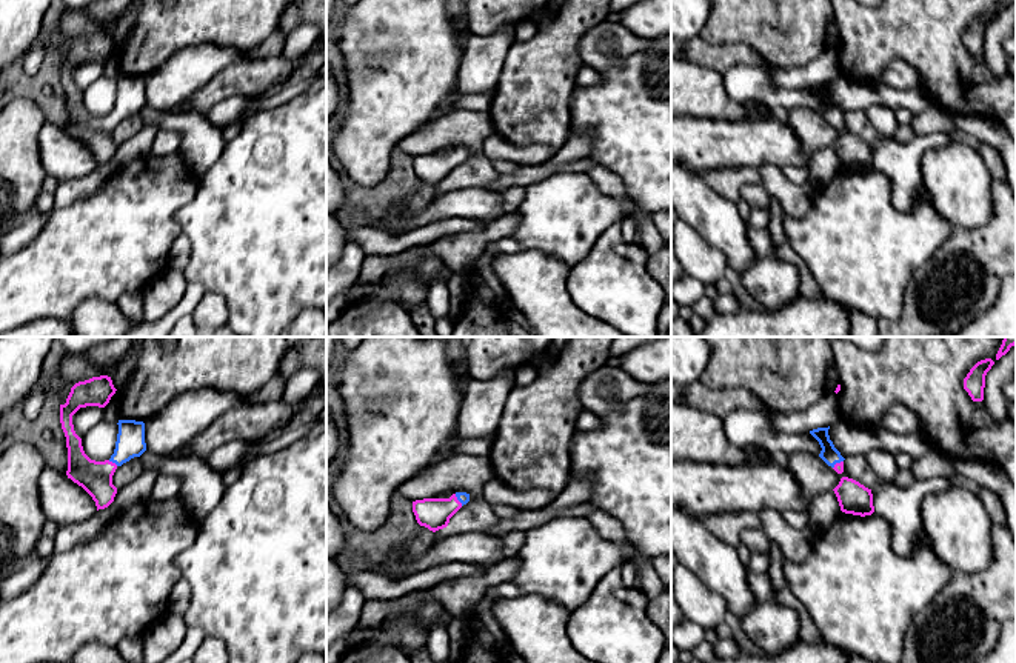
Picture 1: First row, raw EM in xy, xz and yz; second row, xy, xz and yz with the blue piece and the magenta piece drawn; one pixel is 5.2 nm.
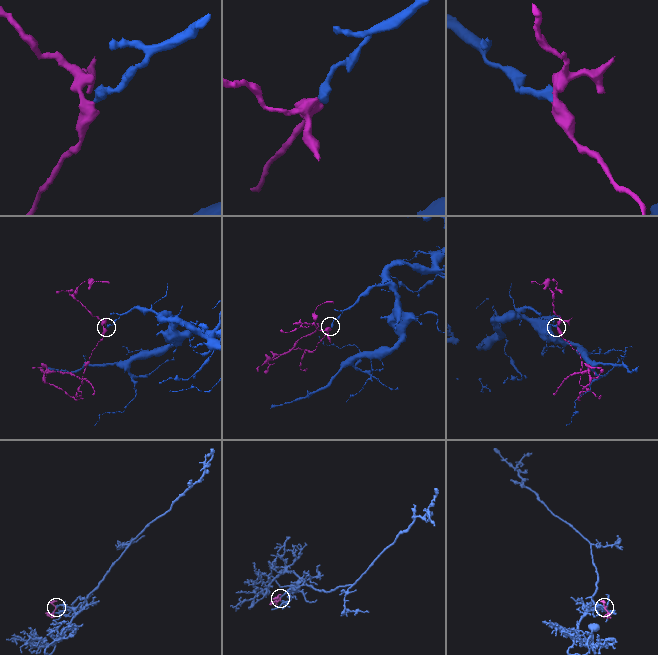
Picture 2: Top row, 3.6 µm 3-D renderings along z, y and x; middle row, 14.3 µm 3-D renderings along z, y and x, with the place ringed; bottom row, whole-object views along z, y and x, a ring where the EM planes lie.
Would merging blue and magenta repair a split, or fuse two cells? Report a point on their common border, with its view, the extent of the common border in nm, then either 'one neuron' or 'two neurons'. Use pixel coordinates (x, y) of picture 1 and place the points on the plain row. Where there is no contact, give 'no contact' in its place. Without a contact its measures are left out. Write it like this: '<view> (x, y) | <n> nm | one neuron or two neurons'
xy (113, 117) | 60 nm | one neuron

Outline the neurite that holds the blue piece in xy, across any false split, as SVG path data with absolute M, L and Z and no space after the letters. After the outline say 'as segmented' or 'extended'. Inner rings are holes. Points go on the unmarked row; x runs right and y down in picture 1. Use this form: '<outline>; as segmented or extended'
M92 32L75 38L66 58L60 60L60 78L68 103L66 131L92 152L97 166L108 163L114 157L117 143L112 140L112 131L115 125L146 106L145 78L119 75L119 89L111 114L95 117L85 109L82 94L74 86L72 71L86 62L105 63L115 46L111 32Z; extended

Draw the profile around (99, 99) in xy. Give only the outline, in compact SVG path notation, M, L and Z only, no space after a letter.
M100 77L82 92L85 109L95 117L109 115L115 105L119 80Z

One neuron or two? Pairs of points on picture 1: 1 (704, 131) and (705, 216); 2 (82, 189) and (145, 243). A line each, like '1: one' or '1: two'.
1: two
2: two

